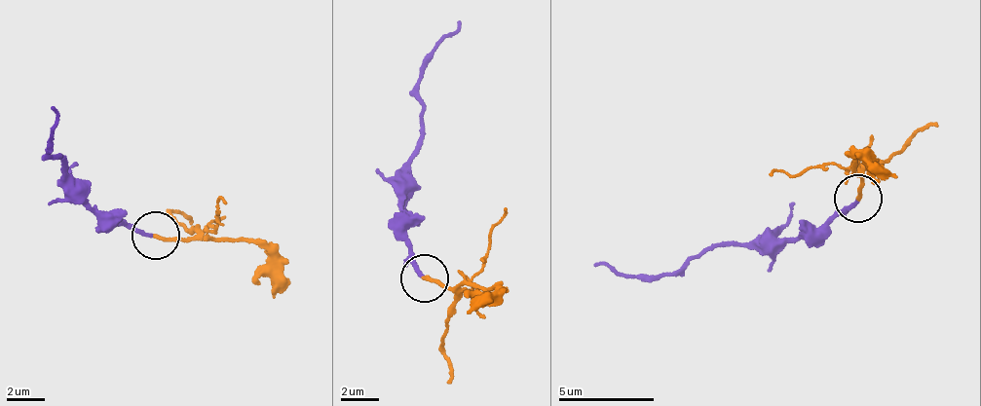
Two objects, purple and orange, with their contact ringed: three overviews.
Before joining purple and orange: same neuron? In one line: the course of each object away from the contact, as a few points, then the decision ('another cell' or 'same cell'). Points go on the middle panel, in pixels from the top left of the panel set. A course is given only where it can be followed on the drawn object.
purple runs (426, 275), (413, 246), (400, 233), (403, 162), (418, 136), (432, 50), (459, 20); orange runs (426, 278), (490, 288), (483, 305), (468, 313); same cell

